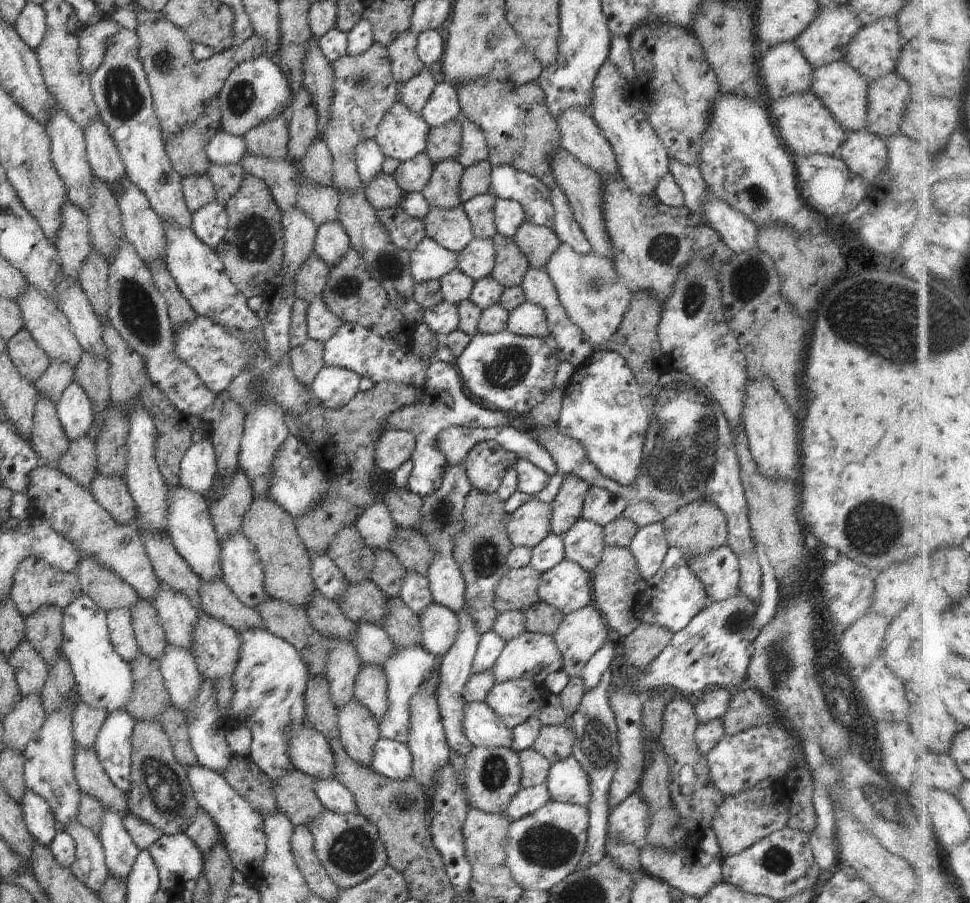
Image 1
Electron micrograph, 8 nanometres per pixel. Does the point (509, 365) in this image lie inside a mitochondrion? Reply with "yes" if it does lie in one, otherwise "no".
yes

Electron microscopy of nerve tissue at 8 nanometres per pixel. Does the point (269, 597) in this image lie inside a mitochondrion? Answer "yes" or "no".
no

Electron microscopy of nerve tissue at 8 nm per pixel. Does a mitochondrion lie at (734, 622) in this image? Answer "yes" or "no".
yes

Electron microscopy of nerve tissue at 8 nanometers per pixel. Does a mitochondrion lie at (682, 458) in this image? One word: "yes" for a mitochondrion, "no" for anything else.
yes

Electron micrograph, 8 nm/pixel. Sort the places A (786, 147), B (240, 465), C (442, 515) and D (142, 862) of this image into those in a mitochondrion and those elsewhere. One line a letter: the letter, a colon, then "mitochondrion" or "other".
A: other
B: other
C: mitochondrion
D: other

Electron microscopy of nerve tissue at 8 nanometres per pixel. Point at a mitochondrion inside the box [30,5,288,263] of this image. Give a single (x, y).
(122, 94)

